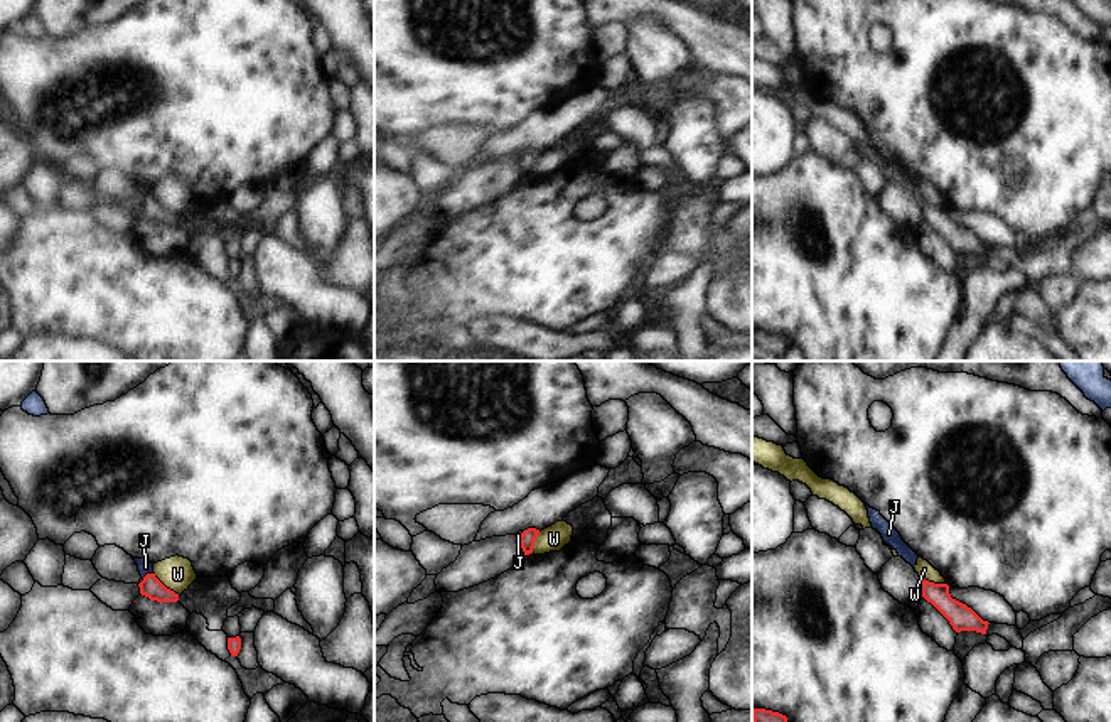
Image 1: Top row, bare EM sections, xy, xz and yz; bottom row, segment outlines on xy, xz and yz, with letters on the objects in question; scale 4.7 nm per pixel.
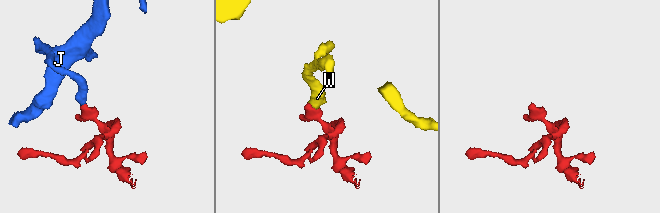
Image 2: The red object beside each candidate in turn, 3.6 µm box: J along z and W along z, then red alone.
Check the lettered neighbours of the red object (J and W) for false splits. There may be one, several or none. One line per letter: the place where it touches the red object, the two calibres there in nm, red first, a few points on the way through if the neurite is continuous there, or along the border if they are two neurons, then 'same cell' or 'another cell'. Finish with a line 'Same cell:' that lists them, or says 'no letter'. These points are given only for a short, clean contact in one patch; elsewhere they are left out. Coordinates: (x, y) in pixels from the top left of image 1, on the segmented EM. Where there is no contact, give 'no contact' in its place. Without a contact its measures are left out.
J: meets red in xy at (144, 577); 100 nm thick on the red side, 70 nm on the other; runs through xy (150, 586), (144, 577), (145, 567); same cell
W: meets red in xy at (164, 586); 100 nm thick on the red side, 160 nm on the other; border along xy (152, 572), (179, 594); another cell
Same cell: J

